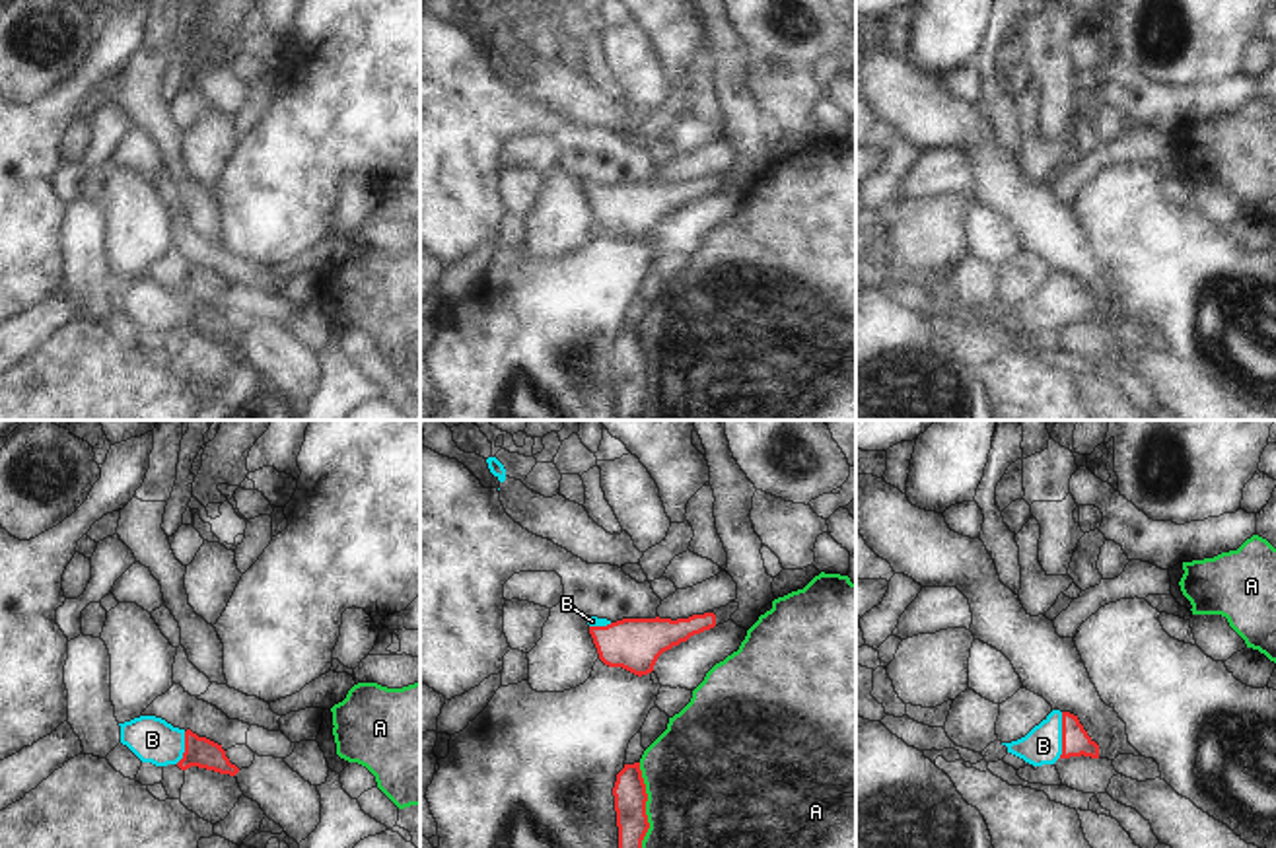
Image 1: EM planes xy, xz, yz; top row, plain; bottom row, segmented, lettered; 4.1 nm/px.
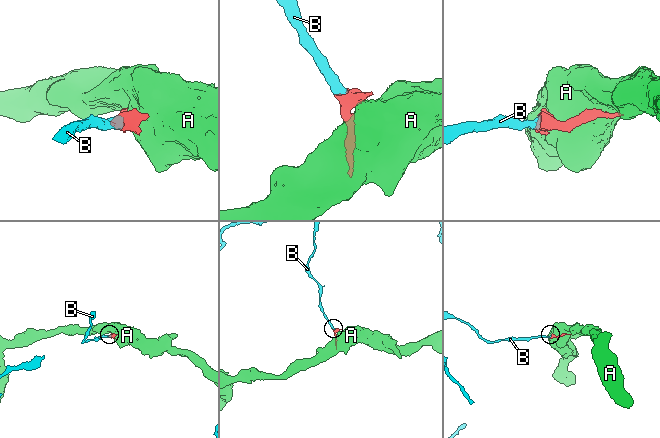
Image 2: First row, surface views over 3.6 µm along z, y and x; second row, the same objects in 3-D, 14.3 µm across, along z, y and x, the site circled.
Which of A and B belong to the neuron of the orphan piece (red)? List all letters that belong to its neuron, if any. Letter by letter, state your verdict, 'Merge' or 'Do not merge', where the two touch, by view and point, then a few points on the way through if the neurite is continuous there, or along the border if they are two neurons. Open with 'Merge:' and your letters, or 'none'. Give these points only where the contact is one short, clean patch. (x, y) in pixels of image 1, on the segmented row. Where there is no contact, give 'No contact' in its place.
Merge: B
A: Do not merge. Touches red at xz (644, 806)
B: Merge. Touches red at yz (1063, 736). Path across: yz (1076, 742), (1063, 736), (1043, 745).

